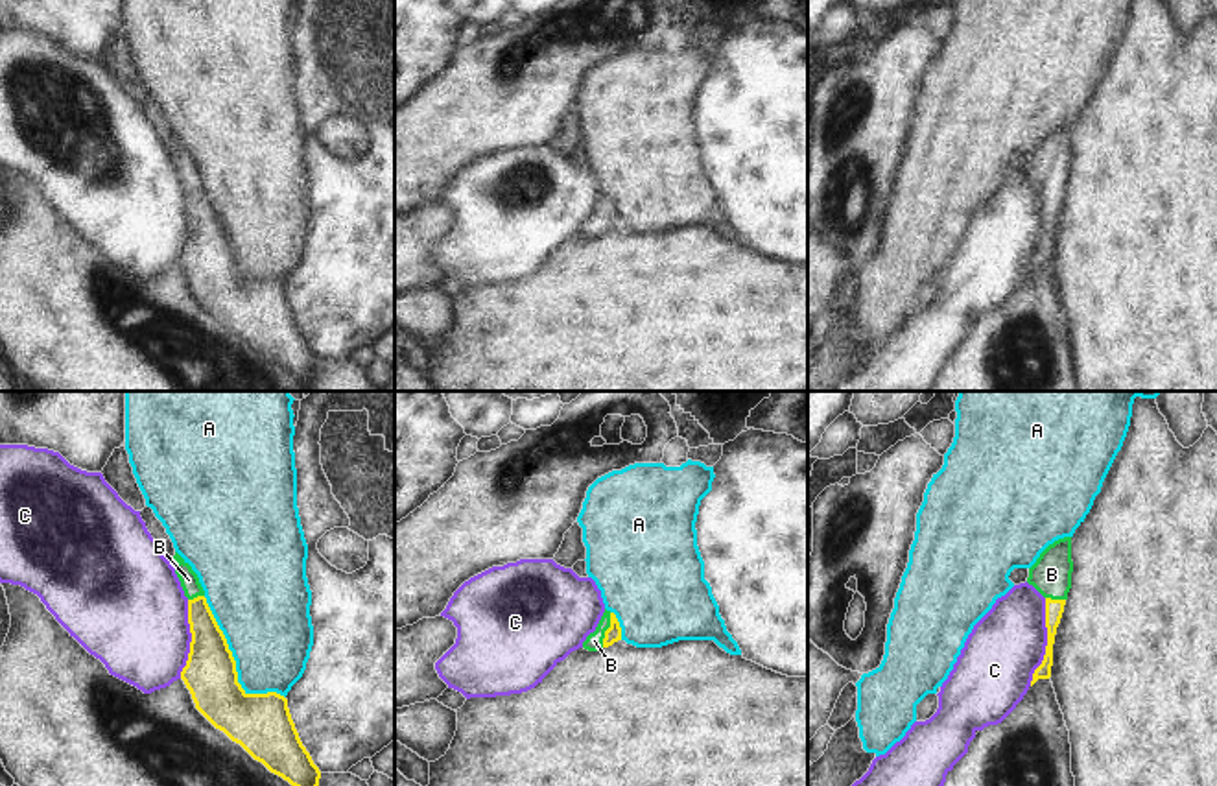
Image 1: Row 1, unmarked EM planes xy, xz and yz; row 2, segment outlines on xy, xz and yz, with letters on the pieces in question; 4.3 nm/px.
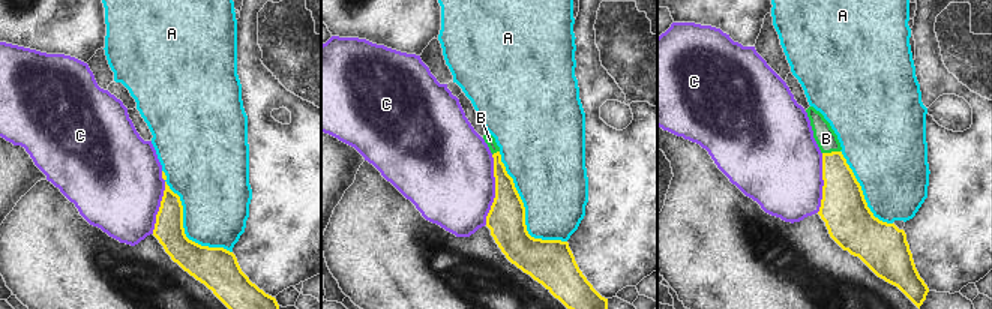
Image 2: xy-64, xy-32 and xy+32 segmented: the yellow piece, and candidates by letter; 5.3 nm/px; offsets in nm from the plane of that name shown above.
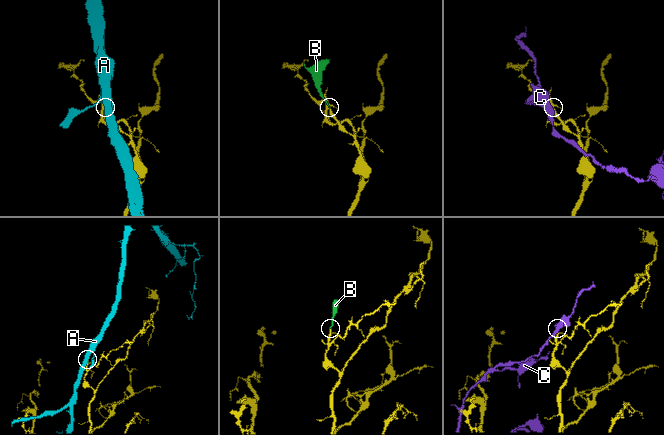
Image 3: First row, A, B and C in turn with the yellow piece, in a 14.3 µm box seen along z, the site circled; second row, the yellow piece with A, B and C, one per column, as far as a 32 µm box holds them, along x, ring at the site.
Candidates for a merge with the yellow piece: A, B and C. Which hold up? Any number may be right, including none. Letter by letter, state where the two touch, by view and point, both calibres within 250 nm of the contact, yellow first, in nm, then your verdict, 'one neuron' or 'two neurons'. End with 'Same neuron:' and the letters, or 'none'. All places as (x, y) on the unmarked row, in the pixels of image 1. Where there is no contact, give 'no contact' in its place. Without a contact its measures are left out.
A: xy (235, 250) | 220/400 nm | two neurons
B: xz (607, 216) | 70/80 nm | one neuron
C: yz (1048, 229) | 80/320 nm | two neurons
Same neuron: B

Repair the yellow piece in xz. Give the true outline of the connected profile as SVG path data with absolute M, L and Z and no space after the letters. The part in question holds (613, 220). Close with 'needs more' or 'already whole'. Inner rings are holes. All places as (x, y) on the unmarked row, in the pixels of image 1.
M605 196L596 218L586 223L583 234L588 238L601 238L618 227L621 227L620 208L614 199Z; needs more

